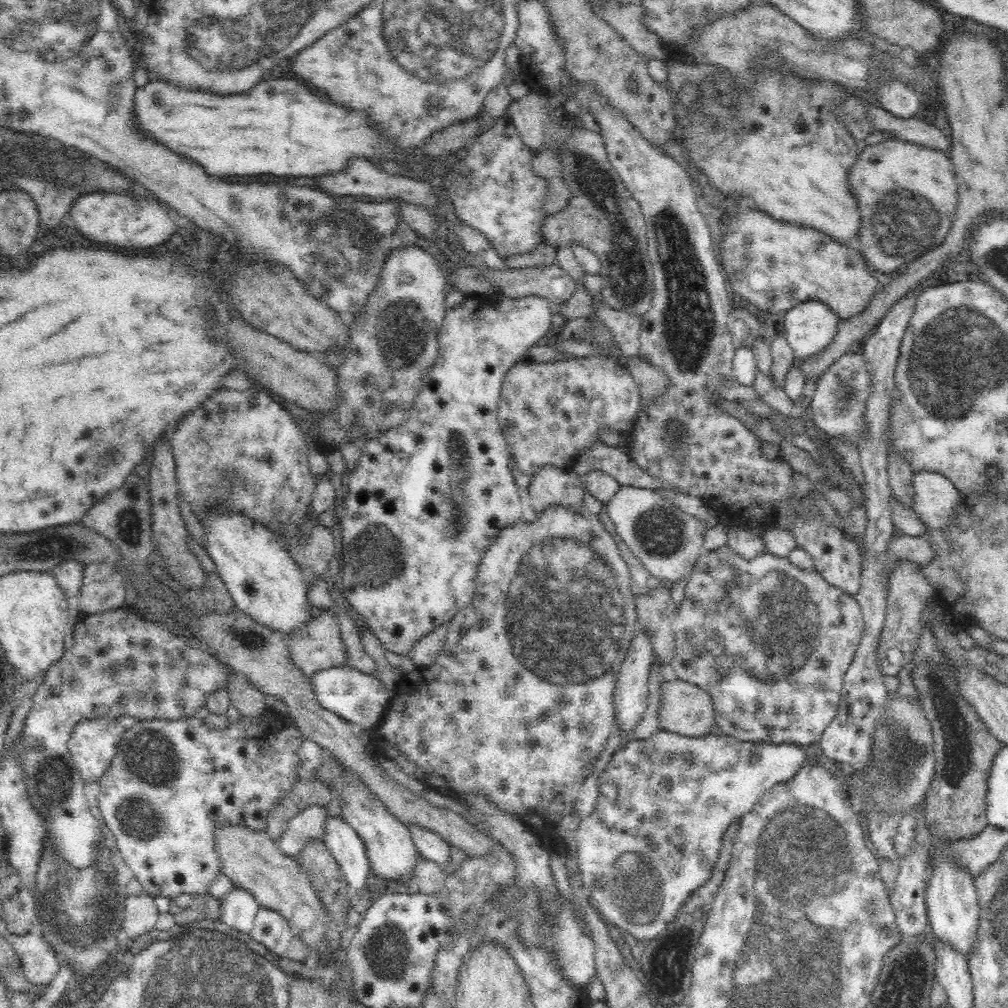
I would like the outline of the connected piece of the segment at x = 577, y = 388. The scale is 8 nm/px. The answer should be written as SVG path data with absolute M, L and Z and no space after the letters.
M583 358L577 361L540 364L518 360L503 380L499 400L499 421L519 468L532 476L544 462L569 467L578 450L582 450L588 442L597 442L598 424L609 424L628 433L640 398L641 392L631 372L622 369L621 364L616 361Z

